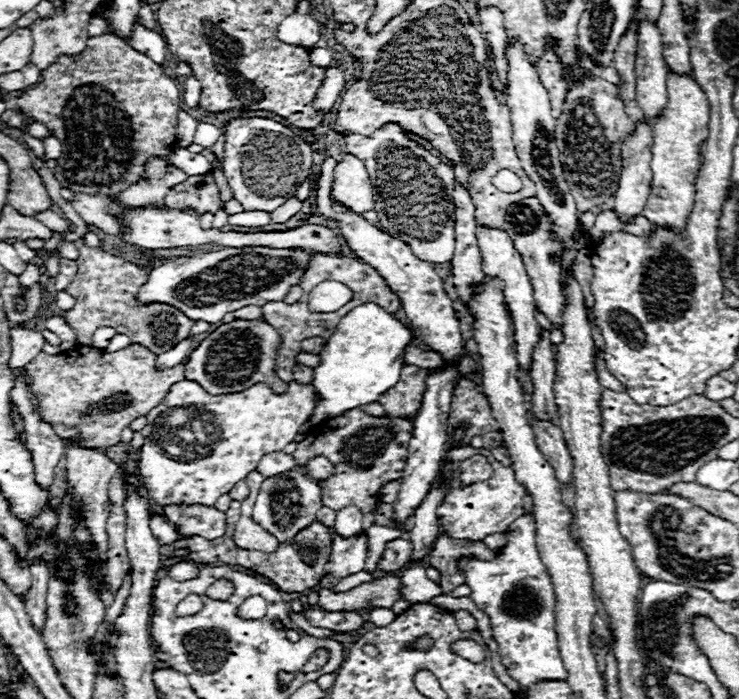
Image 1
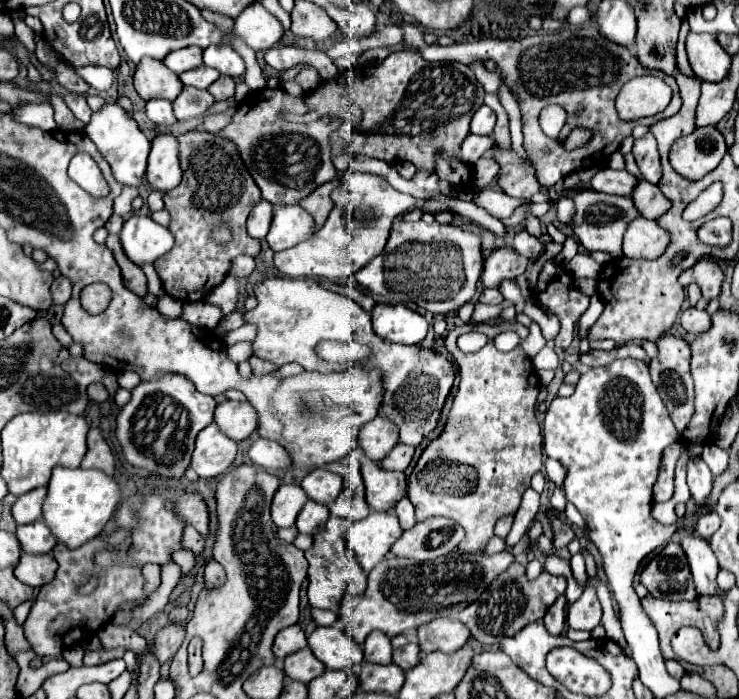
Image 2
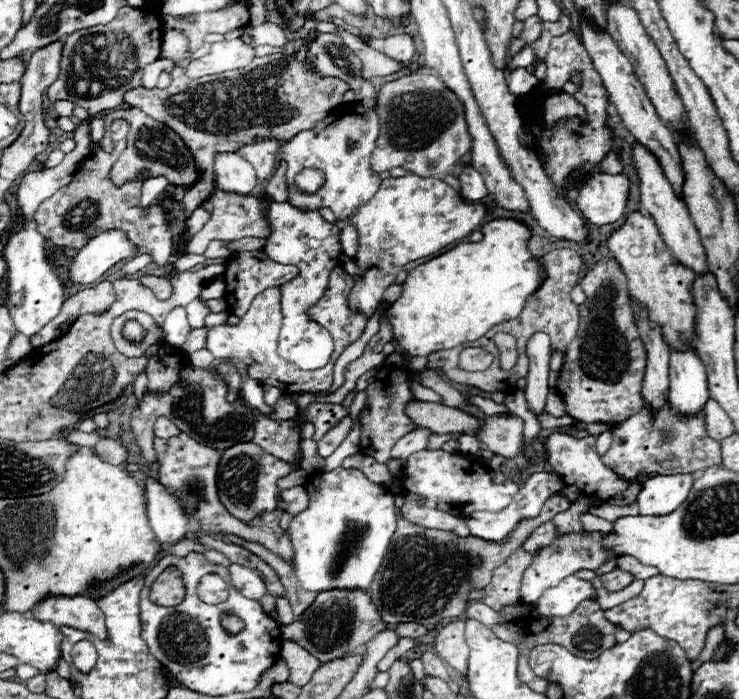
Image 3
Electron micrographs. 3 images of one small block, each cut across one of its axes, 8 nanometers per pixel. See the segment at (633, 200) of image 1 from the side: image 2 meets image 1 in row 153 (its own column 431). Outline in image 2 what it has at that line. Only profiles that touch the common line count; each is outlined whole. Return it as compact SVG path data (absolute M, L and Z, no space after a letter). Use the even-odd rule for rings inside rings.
M436 618L418 628L418 644L422 652L456 652L460 646L466 646L470 638L470 630L454 618Z

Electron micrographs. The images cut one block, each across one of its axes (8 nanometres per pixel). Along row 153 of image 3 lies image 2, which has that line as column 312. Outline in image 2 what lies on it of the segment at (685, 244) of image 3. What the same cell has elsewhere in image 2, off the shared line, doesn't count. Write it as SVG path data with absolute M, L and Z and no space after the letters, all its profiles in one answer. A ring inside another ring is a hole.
M318 626L308 636L308 646L314 656L326 664L328 670L350 670L364 660L362 646L356 644L346 632L340 632L334 626Z

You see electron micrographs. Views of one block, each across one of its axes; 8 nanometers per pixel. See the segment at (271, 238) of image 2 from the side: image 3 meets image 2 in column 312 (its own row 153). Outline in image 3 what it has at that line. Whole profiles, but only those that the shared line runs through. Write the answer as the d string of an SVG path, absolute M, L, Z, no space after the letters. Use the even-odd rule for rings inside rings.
M236 152L218 154L214 162L214 174L218 188L234 194L252 194L252 188L258 182L252 164L242 160L242 156Z

